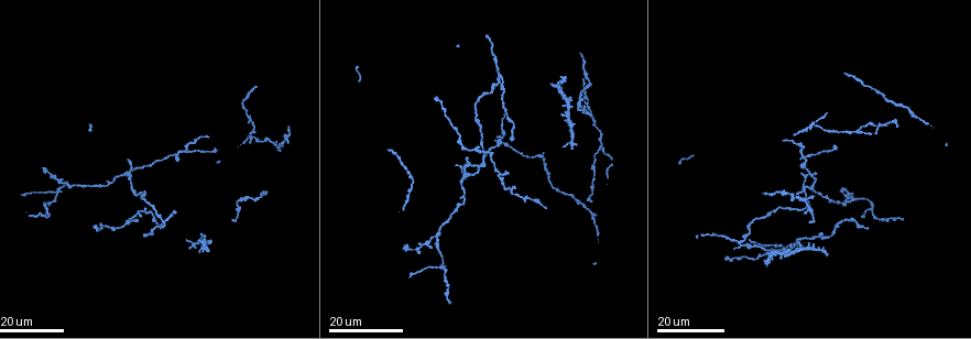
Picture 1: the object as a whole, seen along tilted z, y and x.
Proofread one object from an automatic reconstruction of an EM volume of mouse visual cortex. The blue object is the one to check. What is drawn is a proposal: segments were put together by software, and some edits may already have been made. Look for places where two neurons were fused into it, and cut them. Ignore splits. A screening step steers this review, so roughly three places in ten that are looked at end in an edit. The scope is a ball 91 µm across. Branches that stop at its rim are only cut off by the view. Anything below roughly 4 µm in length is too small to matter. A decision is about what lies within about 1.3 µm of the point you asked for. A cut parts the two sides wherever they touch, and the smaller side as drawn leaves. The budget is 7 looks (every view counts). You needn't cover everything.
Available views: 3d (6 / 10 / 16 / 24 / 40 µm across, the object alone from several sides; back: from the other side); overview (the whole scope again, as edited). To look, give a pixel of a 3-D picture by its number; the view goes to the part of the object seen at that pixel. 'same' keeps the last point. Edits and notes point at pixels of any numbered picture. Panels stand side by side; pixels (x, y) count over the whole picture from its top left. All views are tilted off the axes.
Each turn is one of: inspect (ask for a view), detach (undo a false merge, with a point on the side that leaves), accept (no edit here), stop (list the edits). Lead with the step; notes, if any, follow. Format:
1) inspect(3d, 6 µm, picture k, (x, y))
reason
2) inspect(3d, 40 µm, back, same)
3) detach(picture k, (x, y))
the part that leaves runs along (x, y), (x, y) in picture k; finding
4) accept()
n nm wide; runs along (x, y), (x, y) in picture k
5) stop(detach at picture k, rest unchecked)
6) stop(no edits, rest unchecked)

inspect(3d, 24 µm, picture 1, (845, 201))
thin arm on a thick one

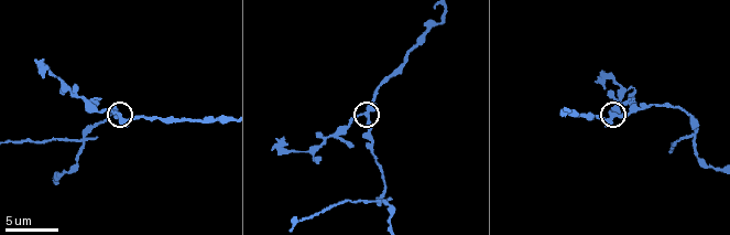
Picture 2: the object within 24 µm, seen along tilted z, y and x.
inspect(3d, 10 µm, picture 2, (611, 117))

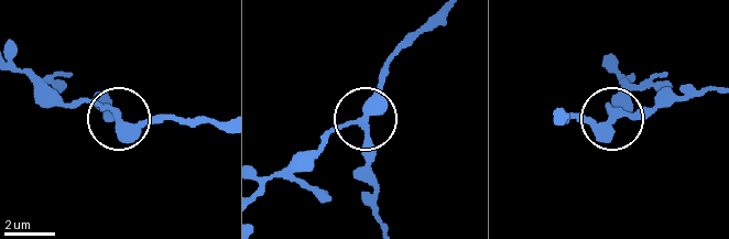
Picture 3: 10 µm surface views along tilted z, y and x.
accept()
3 arms; runs along (439, 13), (392, 62), (374, 110), (337, 129), (305, 162) in picture 3; all the same neuron

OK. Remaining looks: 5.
inspect(3d, 24 µm, picture 1, (824, 198))

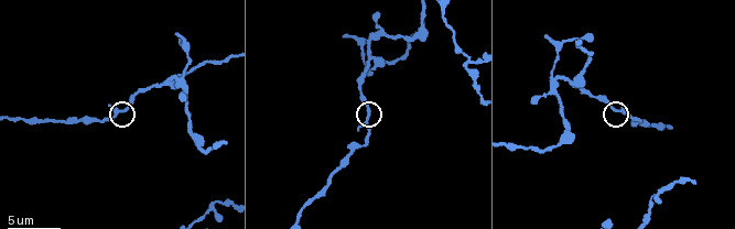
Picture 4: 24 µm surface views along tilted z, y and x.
inspect(3d, 10 µm, picture 4, (616, 109))
zoom in

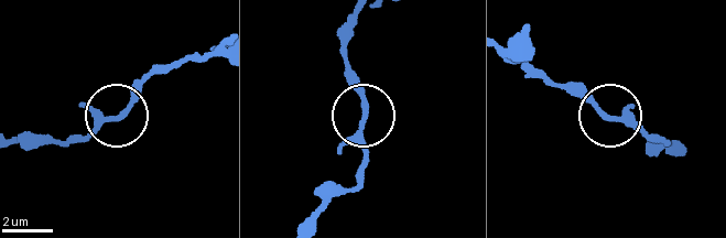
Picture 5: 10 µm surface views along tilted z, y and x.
accept()
runs along (359, 14), (347, 49), (346, 73), (366, 114), (362, 179) in picture 5; continuous, no second neuron

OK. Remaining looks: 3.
inspect(3d, 24 µm, picture 1, (456, 141))
a fork

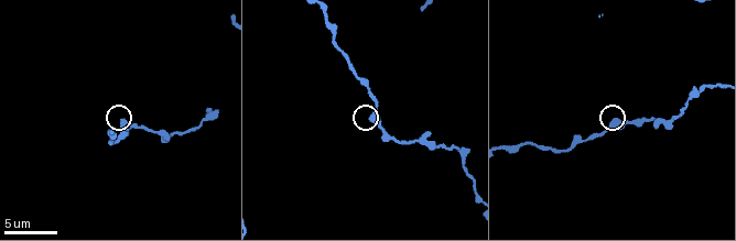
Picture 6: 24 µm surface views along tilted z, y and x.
inspect(3d, 10 µm, picture 6, (123, 123))

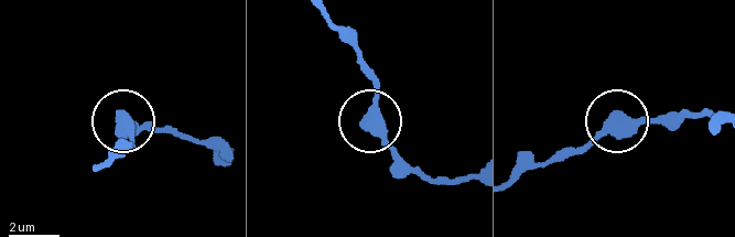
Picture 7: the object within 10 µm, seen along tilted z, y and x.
inspect(3d, 6 µm, picture 7, (122, 114))

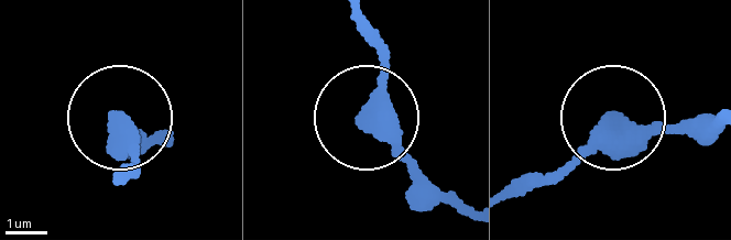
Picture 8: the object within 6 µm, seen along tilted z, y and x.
accept()
continuous, no second neuron

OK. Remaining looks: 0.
stop(no edits, rest unchecked)

